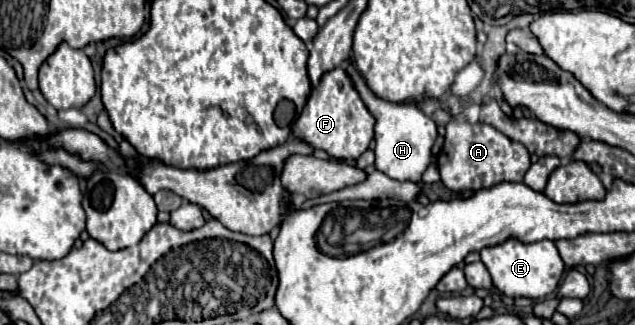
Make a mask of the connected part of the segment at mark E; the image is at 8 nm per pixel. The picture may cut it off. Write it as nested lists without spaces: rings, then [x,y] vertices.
[[[507,239],[497,247],[483,247],[481,261],[487,267],[493,285],[501,293],[509,297],[529,297],[535,301],[557,291],[561,275],[565,271],[565,263],[559,257],[555,243],[549,239],[543,239],[541,243],[521,243],[519,239]]]

